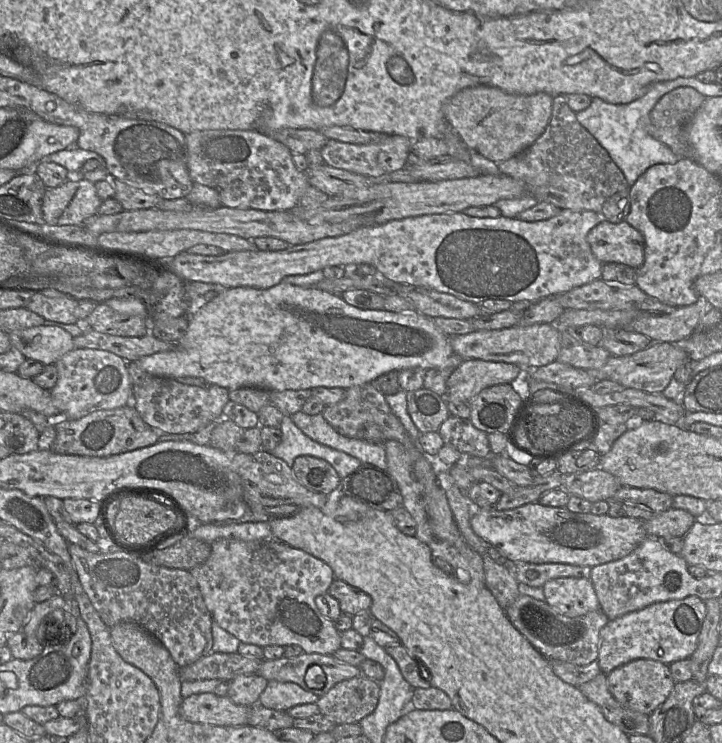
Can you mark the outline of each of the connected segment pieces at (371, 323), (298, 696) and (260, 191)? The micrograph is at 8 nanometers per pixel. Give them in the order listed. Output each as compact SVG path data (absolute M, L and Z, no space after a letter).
M280 282L267 289L253 287L235 287L220 289L220 293L210 302L204 303L204 296L200 305L194 305L189 312L188 329L185 335L176 342L169 350L143 356L137 362L141 368L150 375L160 378L176 379L178 377L202 378L210 384L215 384L228 391L242 387L257 387L270 392L284 390L303 390L315 387L343 388L347 390L353 386L362 385L390 371L401 371L408 368L423 369L456 369L463 359L454 352L450 344L450 337L445 335L434 321L417 312L392 312L386 310L363 310L345 302L341 295L333 294L316 287L302 287L289 283Z
M268 681L258 704L269 709L288 711L294 706L316 703L319 697L293 682Z
M202 130L185 135L188 146L187 167L191 179L216 189L222 206L263 211L294 210L310 186L305 172L296 168L292 152L268 133L253 130Z

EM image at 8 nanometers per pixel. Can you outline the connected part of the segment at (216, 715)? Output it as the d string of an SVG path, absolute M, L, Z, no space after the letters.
M201 693L184 698L179 714L184 720L191 723L240 727L248 725L250 707L237 705L227 696Z

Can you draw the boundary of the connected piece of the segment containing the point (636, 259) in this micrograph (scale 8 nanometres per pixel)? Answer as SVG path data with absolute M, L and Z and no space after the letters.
M604 220L589 231L587 241L593 255L603 264L616 262L638 269L644 262L644 237L627 221L612 223Z

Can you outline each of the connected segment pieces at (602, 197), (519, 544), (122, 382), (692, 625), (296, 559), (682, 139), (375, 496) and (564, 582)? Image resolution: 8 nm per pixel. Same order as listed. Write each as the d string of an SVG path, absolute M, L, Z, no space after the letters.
M564 94L553 96L551 118L541 136L521 153L497 164L501 174L524 183L527 193L538 201L551 203L562 210L601 212L609 197L630 187L622 170L613 161L607 150L579 123L576 113L569 107Z
M539 502L508 510L475 508L470 525L479 537L489 546L499 549L508 560L535 564L565 563L593 567L630 554L648 537L644 521L640 519L574 513L566 506L550 507Z
M73 349L57 360L58 379L50 390L61 418L79 419L98 410L124 407L131 402L131 379L127 362L112 352L95 349Z
M697 596L651 604L622 615L600 630L597 662L604 674L636 659L651 659L664 664L691 657L697 647L706 605Z
M274 538L258 541L219 539L211 544L211 555L206 562L189 572L196 579L204 602L221 628L242 643L260 647L298 645L306 653L334 655L341 647L341 633L334 622L321 614L315 598L328 592L335 579L332 568L317 557L293 548Z
M681 86L659 99L647 118L647 133L679 157L690 157L685 127L706 97L692 87Z
M362 465L340 485L344 495L381 511L402 507L403 498L395 479L386 470Z
M562 577L543 585L545 601L568 617L583 616L601 609L590 578Z

